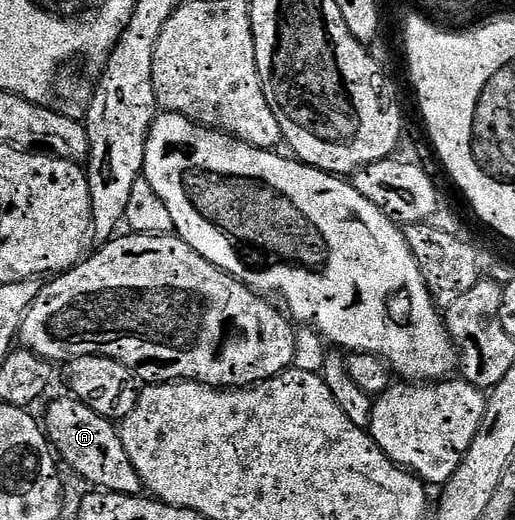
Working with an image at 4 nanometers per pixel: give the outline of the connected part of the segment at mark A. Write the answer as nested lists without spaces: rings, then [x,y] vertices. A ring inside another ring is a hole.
[[[67,397],[56,399],[44,411],[42,426],[52,444],[55,454],[62,460],[63,466],[81,475],[93,488],[102,491],[117,491],[123,495],[139,495],[142,484],[130,457],[120,440],[120,432],[113,420],[102,417],[90,409],[81,399]]]

